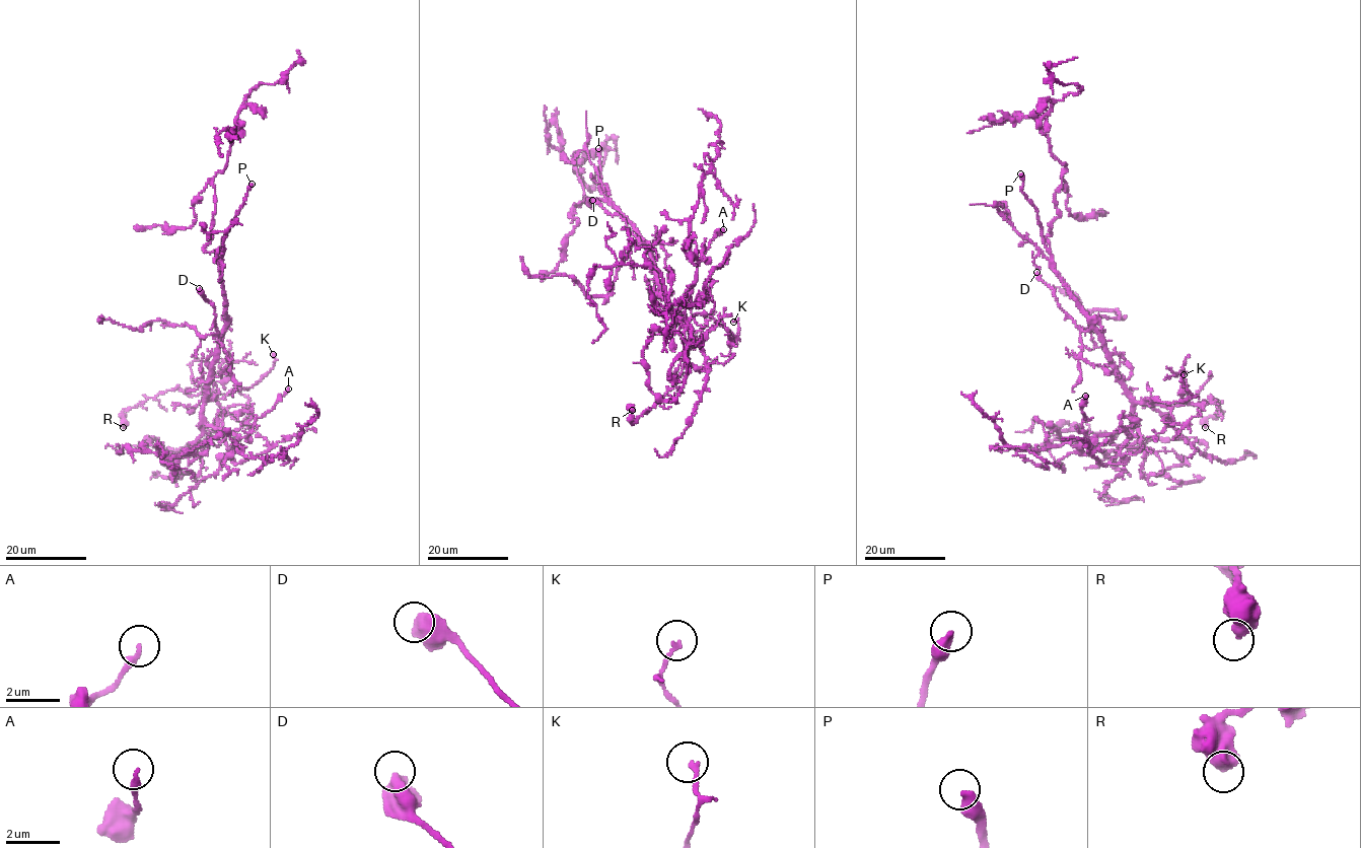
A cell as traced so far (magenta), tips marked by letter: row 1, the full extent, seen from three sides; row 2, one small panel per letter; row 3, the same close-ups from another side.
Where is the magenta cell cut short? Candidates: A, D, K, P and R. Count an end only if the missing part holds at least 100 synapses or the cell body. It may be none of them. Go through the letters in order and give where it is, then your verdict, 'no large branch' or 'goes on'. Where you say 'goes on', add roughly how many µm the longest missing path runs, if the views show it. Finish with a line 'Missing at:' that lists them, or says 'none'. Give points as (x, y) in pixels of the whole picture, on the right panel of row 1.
A: place (1085, 396); no large branch
D: place (1036, 272); no large branch
K: place (1184, 374); no large branch
P: place (1020, 173); goes on; missing 160 µm
R: place (1205, 427); no large branch
Missing at: P

